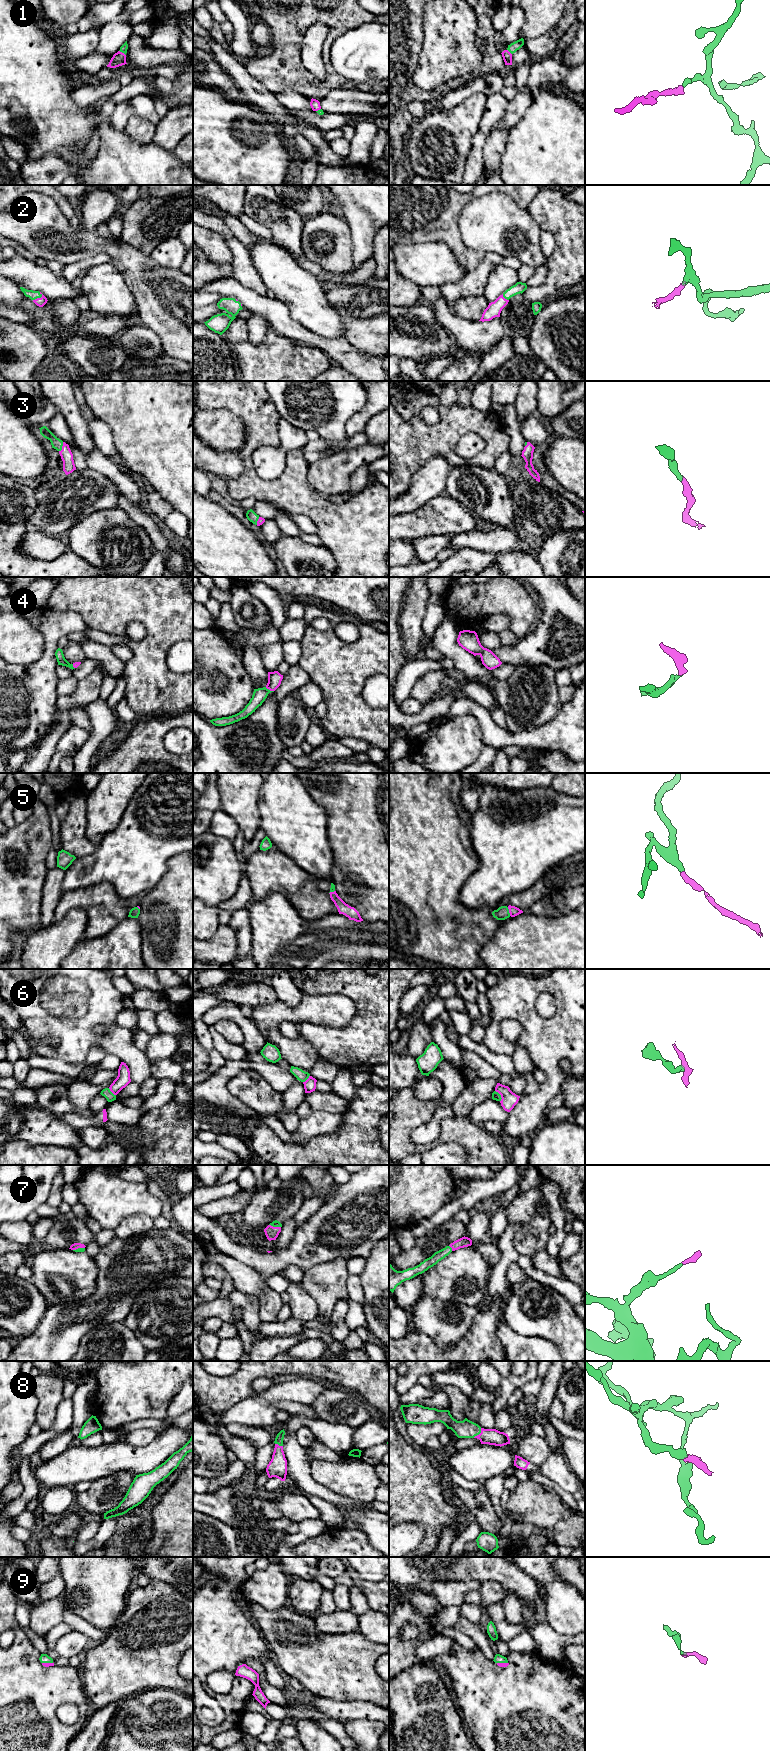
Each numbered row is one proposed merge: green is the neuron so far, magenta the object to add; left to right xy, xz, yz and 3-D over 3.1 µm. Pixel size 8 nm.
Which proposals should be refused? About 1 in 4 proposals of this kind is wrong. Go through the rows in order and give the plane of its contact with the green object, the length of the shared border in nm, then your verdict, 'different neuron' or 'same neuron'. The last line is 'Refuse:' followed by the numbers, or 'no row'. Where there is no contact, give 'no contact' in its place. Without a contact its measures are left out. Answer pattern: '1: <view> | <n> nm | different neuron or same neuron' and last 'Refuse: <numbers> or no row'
1: xy | 70 nm | same neuron
2: xy | 90 nm | same neuron
3: xy | 90 nm | same neuron
4: xz | 80 nm | same neuron
5: yz | 80 nm | same neuron
6: yz | 100 nm | different neuron
7: xz | 100 nm | same neuron
8: yz | 100 nm | same neuron
9: xy | 90 nm | same neuron
Refuse: 6

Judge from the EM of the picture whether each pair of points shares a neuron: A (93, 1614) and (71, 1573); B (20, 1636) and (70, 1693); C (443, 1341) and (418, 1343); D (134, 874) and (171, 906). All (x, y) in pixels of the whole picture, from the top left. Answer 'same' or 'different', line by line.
A: same
B: same
C: different
D: different

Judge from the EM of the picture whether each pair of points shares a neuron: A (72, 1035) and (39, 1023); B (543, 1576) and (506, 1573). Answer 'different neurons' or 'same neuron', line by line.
A: same neuron
B: different neurons

